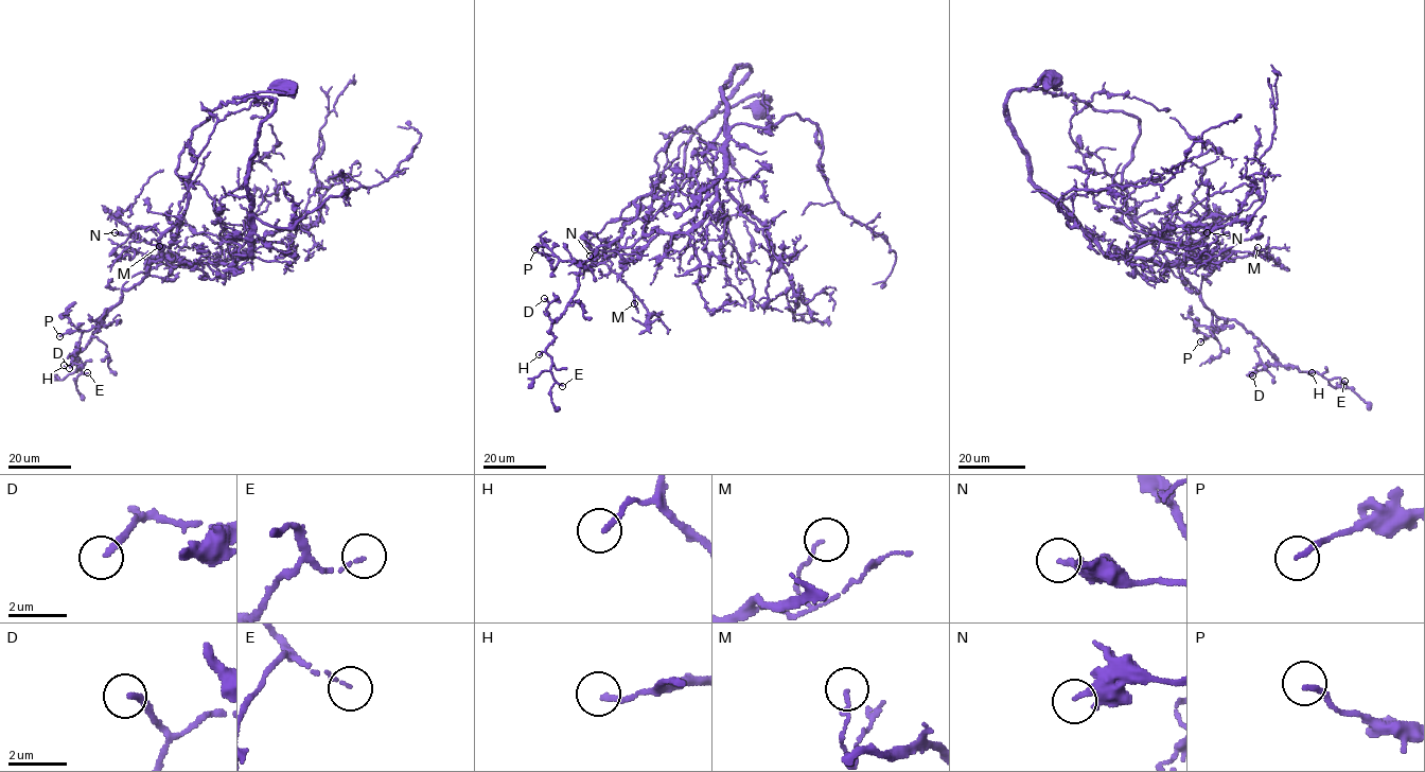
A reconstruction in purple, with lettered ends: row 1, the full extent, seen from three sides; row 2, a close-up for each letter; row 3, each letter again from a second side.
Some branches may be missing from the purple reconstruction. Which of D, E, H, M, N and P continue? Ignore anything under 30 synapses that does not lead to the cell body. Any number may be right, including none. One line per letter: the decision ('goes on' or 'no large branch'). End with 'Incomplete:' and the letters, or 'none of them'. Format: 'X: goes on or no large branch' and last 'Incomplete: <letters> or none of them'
D: goes on
E: goes on
H: no large branch
M: no large branch
N: no large branch
P: goes on
Incomplete: D, E, P

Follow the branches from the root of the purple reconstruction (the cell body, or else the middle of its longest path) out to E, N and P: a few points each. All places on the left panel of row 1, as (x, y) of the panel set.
E: (285, 86), (291, 93), (222, 102), (192, 132), (175, 171), (188, 192), (183, 216), (71, 365), (87, 372)
N: (285, 86), (291, 93), (260, 91), (222, 102), (192, 132), (175, 171), (188, 203), (169, 247), (115, 232)
P: (285, 86), (222, 102), (192, 132), (175, 171), (187, 207), (159, 240), (162, 258), (100, 326), (59, 336)

